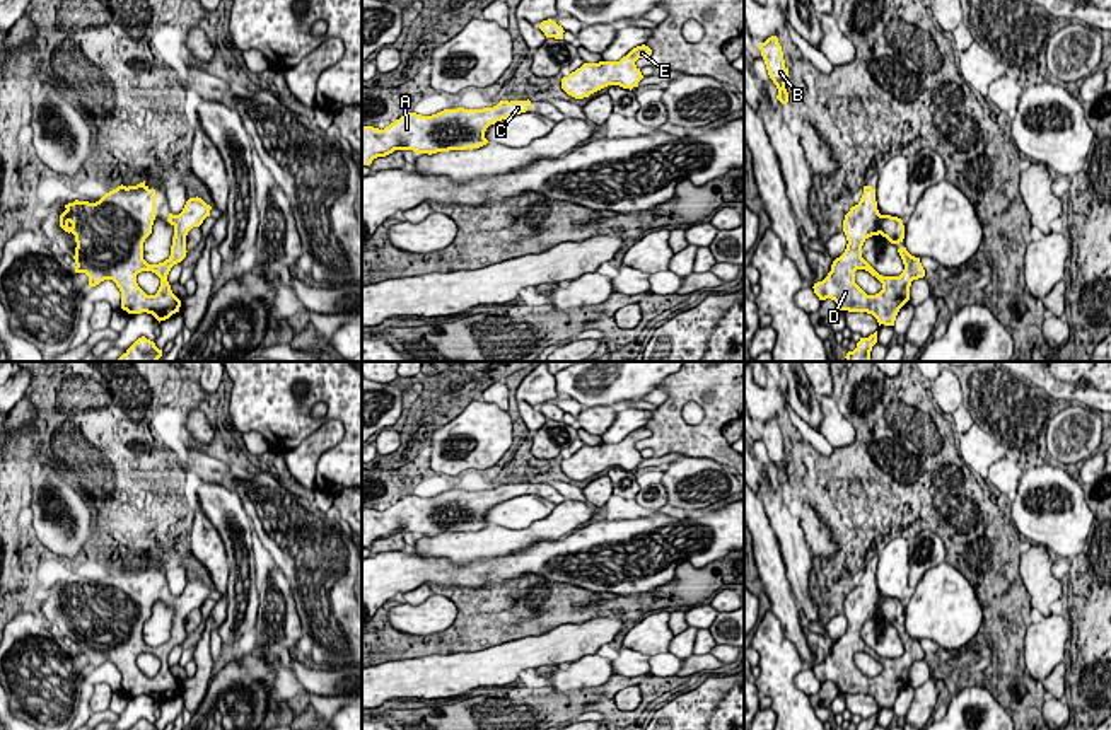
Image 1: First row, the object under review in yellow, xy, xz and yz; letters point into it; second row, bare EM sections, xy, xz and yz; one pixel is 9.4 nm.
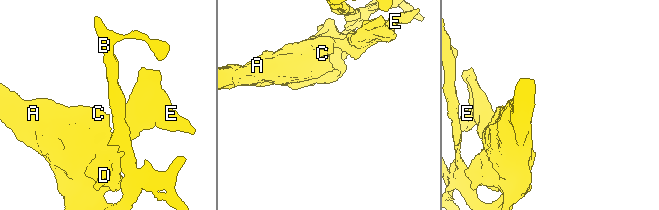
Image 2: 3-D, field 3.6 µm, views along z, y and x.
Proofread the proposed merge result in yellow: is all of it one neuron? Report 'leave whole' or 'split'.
leave whole

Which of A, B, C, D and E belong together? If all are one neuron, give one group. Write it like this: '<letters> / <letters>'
A B C D E

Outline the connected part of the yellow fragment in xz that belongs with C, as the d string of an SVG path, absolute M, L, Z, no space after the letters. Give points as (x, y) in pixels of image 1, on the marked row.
M500 101L483 109L444 109L432 116L406 113L384 130L362 126L362 165L386 157L394 150L437 154L473 150L488 143L485 131L490 125L526 113L531 101Z

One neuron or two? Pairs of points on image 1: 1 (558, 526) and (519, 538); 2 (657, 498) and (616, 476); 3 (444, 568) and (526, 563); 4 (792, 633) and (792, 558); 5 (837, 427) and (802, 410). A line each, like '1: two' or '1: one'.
1: one
2: one
3: one
4: one
5: one

